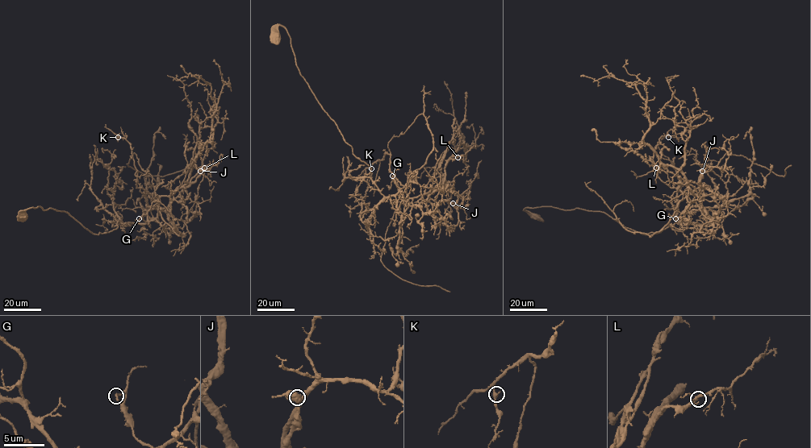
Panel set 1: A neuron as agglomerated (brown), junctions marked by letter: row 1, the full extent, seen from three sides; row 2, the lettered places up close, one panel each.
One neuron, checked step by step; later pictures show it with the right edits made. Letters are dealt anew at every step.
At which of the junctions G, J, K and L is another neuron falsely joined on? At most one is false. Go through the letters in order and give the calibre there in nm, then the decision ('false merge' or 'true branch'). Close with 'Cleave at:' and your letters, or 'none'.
G: 170 nm | true branch
J: 180 nm | false merge
K: 220 nm | true branch
L: 180 nm | true branch
Cleave at: J

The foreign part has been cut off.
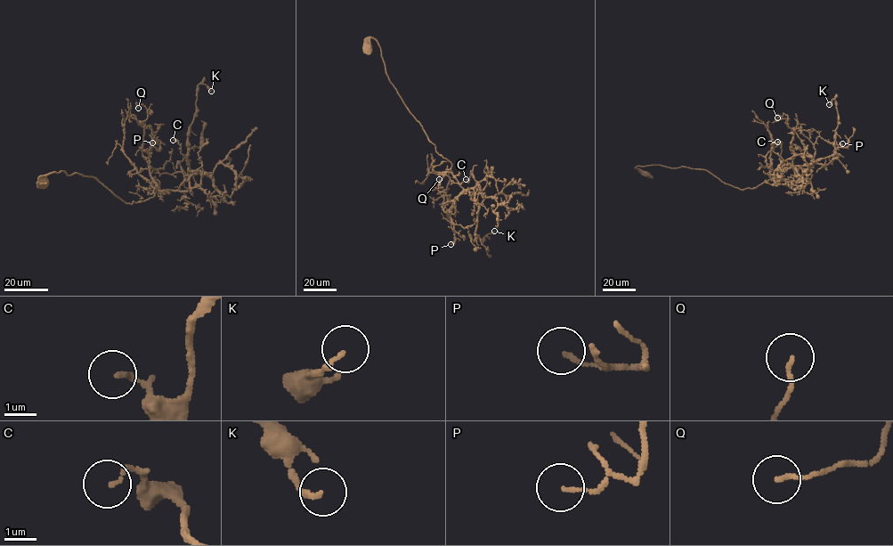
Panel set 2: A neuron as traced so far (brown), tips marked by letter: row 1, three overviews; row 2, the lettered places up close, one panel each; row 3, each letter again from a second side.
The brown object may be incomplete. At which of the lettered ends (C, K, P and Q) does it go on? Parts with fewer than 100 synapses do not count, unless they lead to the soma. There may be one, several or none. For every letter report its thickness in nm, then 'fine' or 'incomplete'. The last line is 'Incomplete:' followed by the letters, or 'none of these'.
C: calibre 160 nm; fine
K: calibre 160 nm; fine
P: calibre 110 nm; fine
Q: calibre 120 nm; fine
Incomplete: none of these

